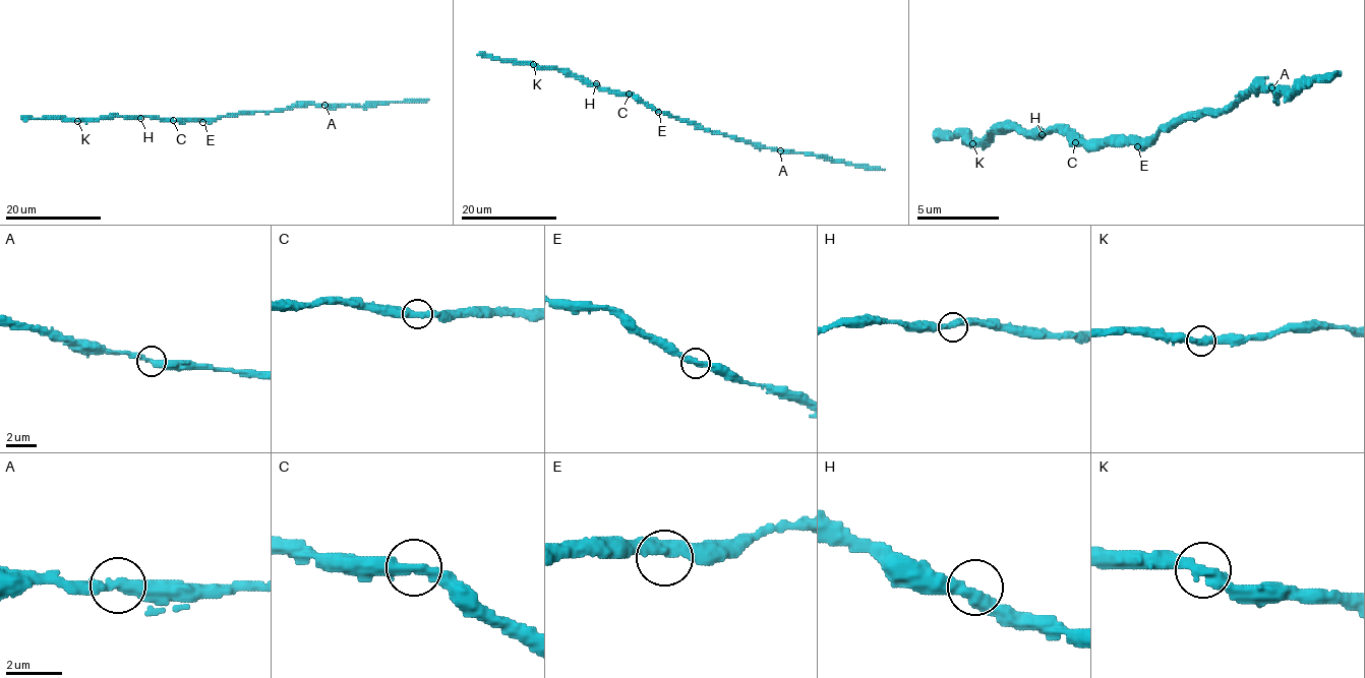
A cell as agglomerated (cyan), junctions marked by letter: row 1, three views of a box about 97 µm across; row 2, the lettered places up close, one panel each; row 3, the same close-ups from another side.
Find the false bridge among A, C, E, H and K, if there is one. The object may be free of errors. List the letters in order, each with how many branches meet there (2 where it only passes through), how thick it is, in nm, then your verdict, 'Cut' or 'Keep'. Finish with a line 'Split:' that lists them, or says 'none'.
A: Branches: 2. Thickness 380 nm. Keep
C: Branches: 2. Thickness 380 nm. Keep
E: Branches: 2. Thickness 400 nm. Keep
H: Branches: 2. Thickness 400 nm. Keep
K: Branches: 2. Thickness 400 nm. Keep
Split: none

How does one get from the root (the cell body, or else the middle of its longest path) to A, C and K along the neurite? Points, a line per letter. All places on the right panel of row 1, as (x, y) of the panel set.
A: (1162, 130), (1182, 118), (1220, 114), (1248, 88), (1256, 88), (1260, 84), (1264, 88), (1273, 88)
C: (1162, 130), (1153, 138), (1100, 138), (1095, 142), (1075, 142)
K: (1162, 130), (1153, 138), (1100, 138), (1095, 142), (1079, 142), (1066, 130), (996, 130), (988, 138), (971, 142)

